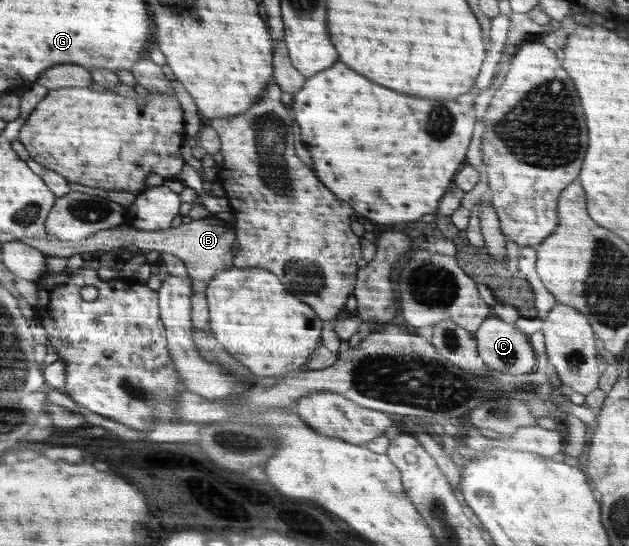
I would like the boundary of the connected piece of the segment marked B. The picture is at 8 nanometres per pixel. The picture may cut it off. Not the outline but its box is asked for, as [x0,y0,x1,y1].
[20,216,236,282]

